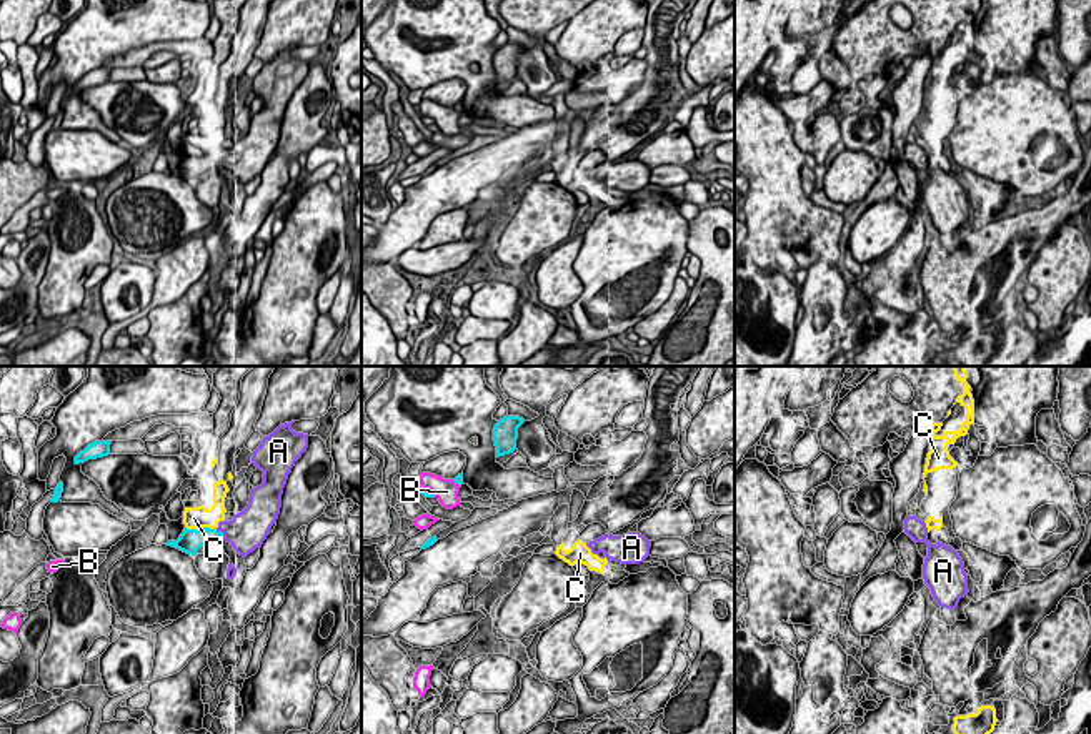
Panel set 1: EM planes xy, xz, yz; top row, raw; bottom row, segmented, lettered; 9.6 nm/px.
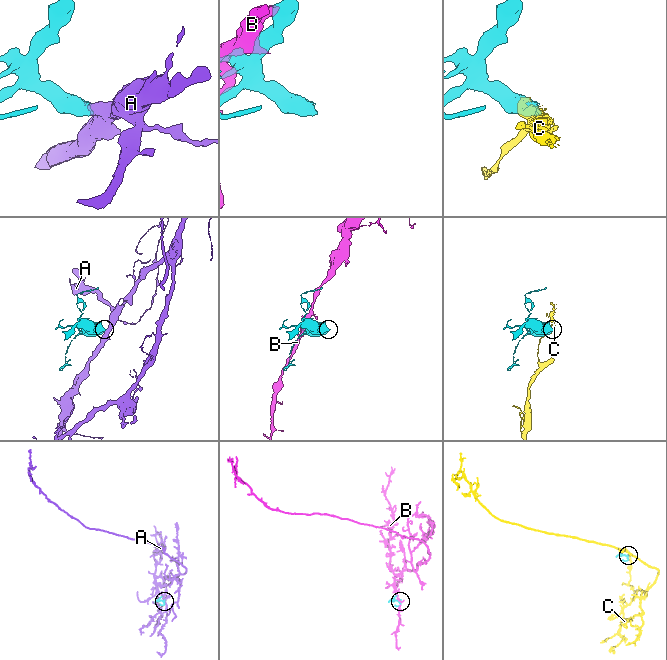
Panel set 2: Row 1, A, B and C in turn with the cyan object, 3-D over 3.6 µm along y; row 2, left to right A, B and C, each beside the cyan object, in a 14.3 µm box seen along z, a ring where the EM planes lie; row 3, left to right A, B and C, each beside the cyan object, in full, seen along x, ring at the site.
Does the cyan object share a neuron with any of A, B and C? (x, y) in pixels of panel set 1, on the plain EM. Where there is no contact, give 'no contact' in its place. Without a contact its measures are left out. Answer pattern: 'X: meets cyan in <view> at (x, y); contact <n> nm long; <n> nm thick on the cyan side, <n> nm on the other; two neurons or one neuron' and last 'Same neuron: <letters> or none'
A: meets cyan in xy at (222, 160); contact 130 nm long; 160 nm thick on the cyan side, 380 nm on the other; one neuron
B: meets cyan in xz at (427, 117); contact 160 nm long; 70 nm thick on the cyan side, 220 nm on the other; two neurons
C: meets cyan in xy at (200, 157); contact 300 nm long; 220 nm thick on the cyan side, 220 nm on the other; two neurons
Same neuron: A

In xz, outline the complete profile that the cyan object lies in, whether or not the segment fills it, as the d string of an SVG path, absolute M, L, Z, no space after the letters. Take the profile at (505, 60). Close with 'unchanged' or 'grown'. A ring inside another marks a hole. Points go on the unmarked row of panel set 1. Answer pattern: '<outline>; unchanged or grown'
M505 43L493 55L493 68L496 85L510 82L516 77L518 55L525 50L520 43Z; unchanged

